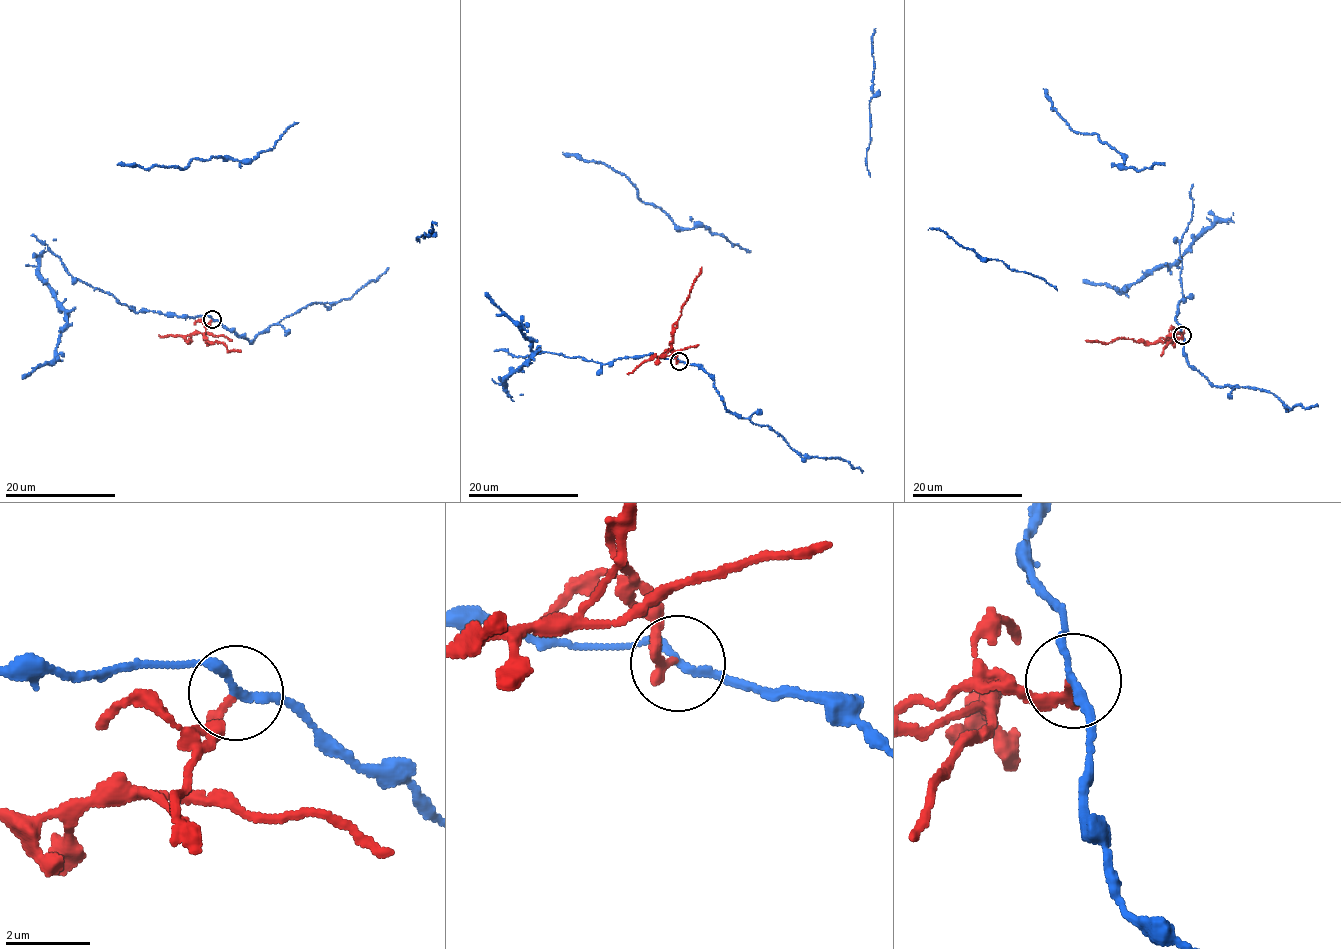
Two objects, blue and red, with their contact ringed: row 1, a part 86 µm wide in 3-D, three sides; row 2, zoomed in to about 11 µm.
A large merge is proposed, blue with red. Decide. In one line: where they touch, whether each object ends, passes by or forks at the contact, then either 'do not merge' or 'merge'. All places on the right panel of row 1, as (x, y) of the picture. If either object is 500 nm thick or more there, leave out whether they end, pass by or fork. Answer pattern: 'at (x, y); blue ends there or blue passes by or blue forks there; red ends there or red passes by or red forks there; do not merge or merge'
at (1182, 335); blue passes by; red ends there; do not merge

